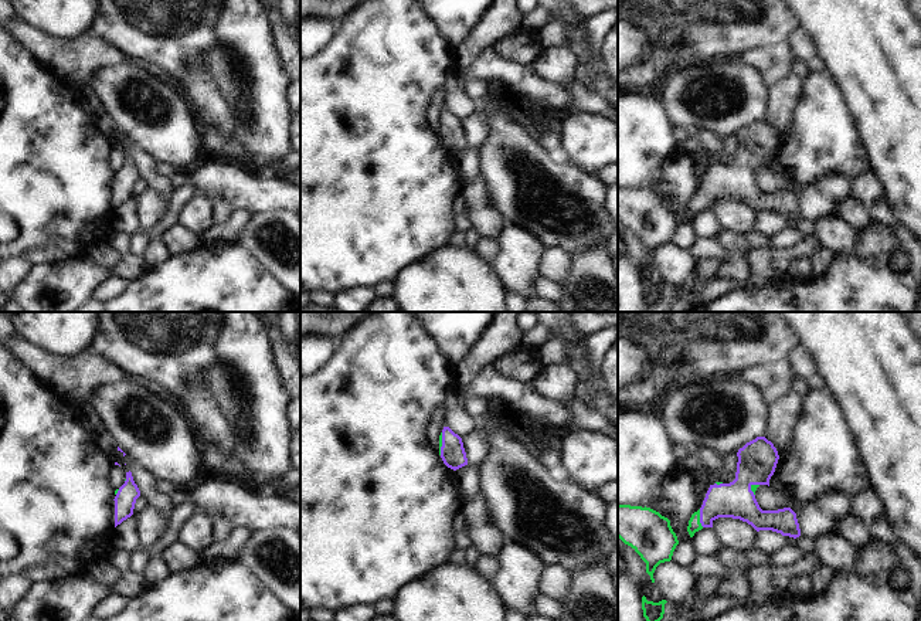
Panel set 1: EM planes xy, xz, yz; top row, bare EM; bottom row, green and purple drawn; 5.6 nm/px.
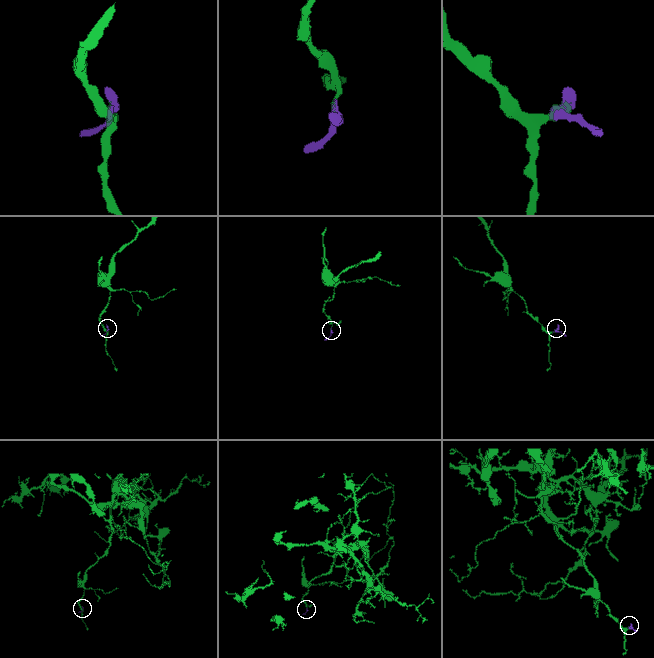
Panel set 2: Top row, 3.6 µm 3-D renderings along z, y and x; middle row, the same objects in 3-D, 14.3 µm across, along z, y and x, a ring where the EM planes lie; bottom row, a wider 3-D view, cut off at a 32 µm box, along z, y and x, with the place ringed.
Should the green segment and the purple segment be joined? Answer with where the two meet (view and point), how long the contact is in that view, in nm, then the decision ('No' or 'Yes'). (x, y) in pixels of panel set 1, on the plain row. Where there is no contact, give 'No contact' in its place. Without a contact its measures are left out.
Touches green at yz (699, 200). Shared border 110 nm. Yes.

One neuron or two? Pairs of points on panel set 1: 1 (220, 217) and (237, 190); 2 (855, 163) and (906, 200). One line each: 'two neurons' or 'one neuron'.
1: two neurons
2: two neurons

